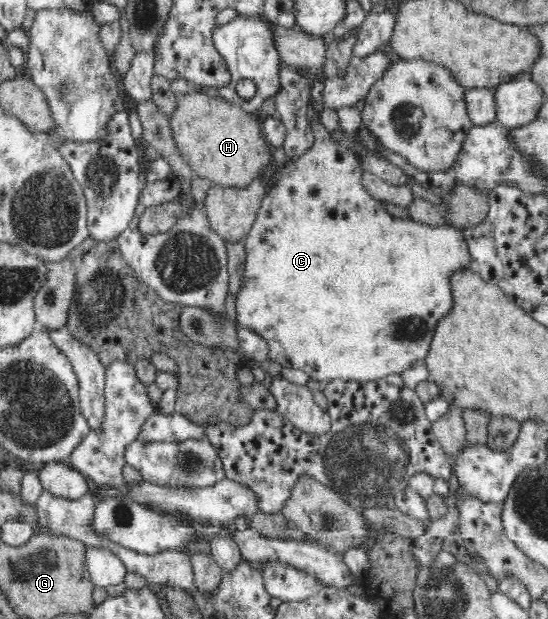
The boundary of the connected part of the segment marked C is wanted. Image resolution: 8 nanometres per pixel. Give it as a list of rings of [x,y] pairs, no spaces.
[[[311,111],[307,115],[314,134],[313,145],[298,159],[285,165],[276,180],[264,195],[258,215],[247,238],[244,240],[247,248],[247,266],[243,289],[235,299],[236,319],[239,327],[249,328],[267,340],[269,344],[270,361],[283,367],[301,369],[309,374],[311,379],[325,383],[330,379],[355,380],[368,382],[386,378],[391,373],[401,373],[411,367],[419,359],[426,359],[431,347],[437,323],[455,307],[453,300],[452,276],[472,270],[473,256],[465,243],[463,229],[443,223],[440,226],[418,222],[413,218],[394,217],[375,200],[361,184],[361,174],[358,159],[343,145],[331,140],[329,132],[318,119],[318,114]]]

